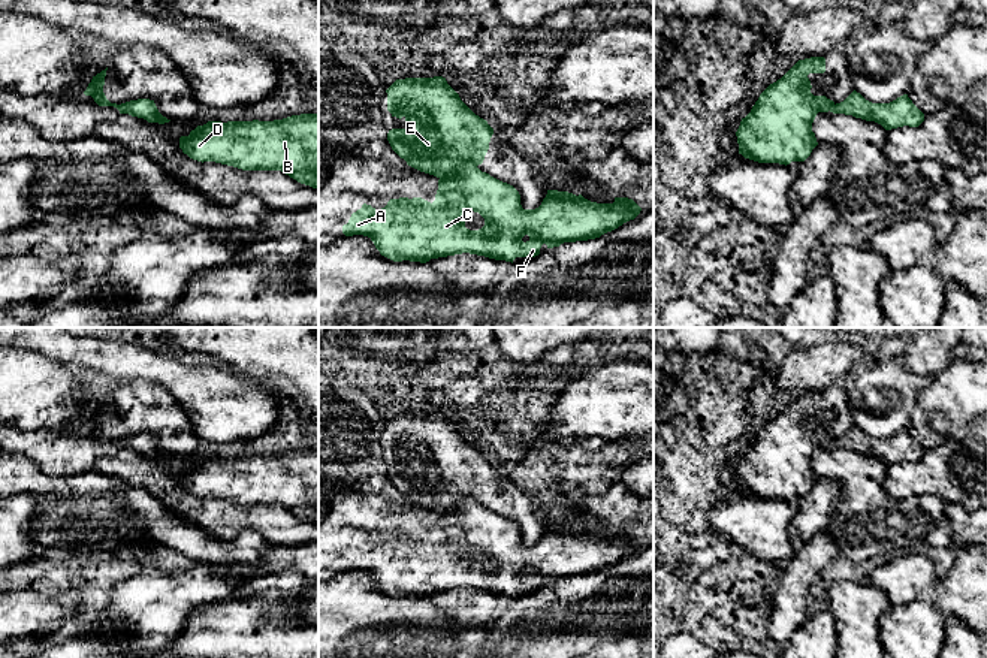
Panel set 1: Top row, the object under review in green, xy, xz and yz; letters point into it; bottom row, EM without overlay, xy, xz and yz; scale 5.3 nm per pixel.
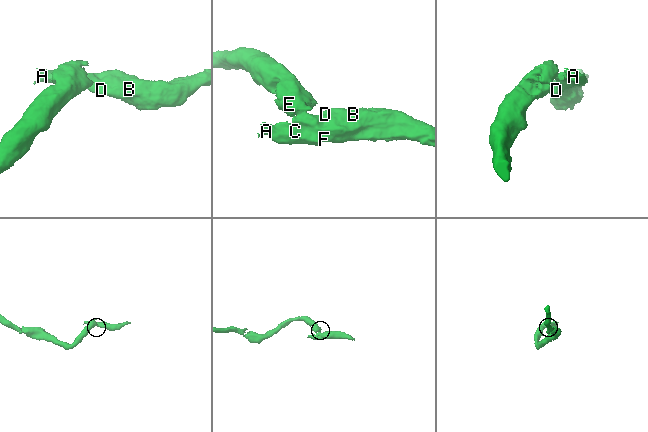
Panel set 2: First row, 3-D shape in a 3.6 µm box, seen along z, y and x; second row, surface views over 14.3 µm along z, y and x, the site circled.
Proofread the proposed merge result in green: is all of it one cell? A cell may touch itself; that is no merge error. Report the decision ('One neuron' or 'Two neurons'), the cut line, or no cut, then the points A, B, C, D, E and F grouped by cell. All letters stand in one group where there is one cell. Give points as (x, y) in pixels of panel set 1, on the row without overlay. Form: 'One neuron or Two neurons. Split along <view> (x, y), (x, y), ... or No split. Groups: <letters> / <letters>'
Two neurons. Split along xz (476, 500), (462, 500), (452, 510), (440, 513). Groups: A B C D F / E

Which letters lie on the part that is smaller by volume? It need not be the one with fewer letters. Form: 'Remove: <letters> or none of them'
Remove: A, B, C, D, F

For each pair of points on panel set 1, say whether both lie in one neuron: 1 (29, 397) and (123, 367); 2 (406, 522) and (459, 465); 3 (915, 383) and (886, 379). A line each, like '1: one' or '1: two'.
1: two
2: two
3: one

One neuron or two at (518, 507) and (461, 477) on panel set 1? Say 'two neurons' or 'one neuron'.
one neuron

